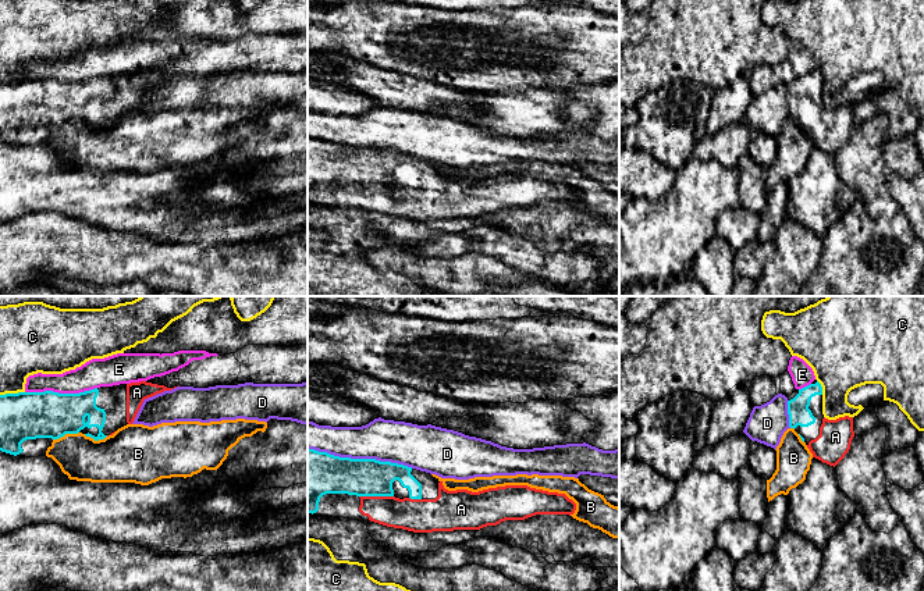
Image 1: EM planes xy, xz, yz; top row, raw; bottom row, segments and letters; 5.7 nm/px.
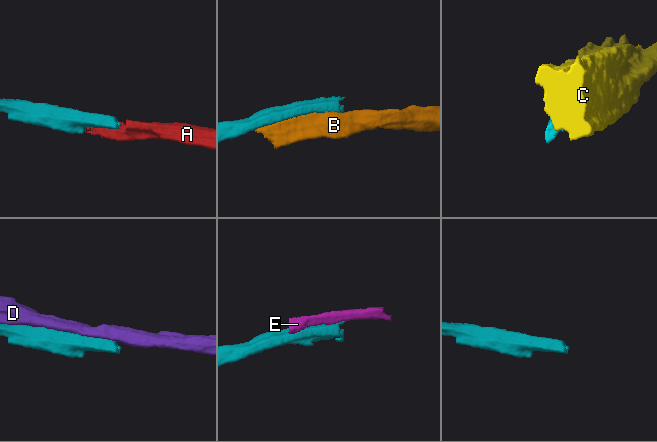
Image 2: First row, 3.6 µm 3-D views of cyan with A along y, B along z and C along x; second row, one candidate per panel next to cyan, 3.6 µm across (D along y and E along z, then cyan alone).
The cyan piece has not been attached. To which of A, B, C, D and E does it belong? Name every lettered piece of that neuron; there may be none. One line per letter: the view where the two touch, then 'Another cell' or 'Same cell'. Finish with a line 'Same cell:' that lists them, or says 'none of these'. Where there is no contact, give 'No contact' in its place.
A: Touches cyan in xz. Same cell
B: Touches cyan in xy. Another cell
C: Touches cyan in yz. Another cell
D: Touches cyan in xz. Another cell
E: Touches cyan in xy. Another cell
Same cell: A

